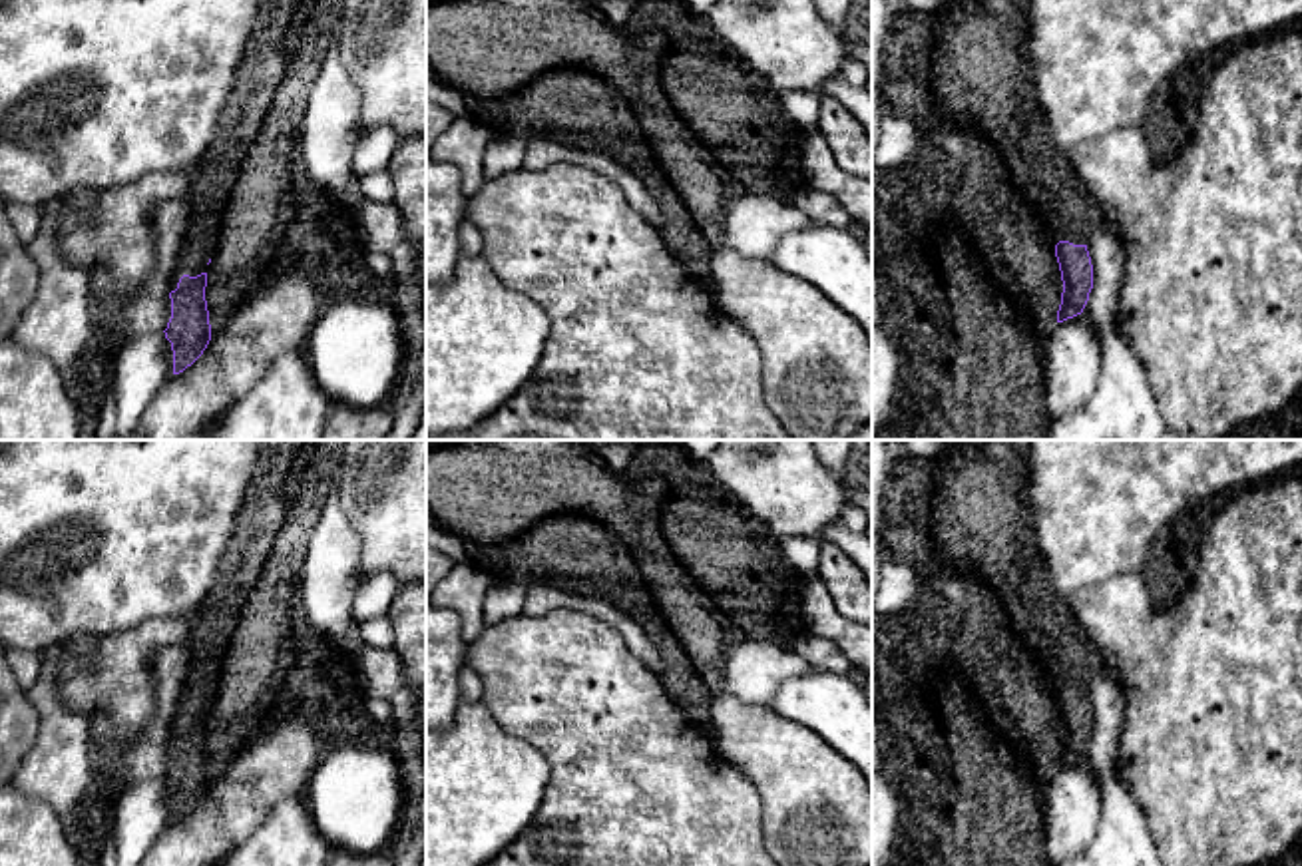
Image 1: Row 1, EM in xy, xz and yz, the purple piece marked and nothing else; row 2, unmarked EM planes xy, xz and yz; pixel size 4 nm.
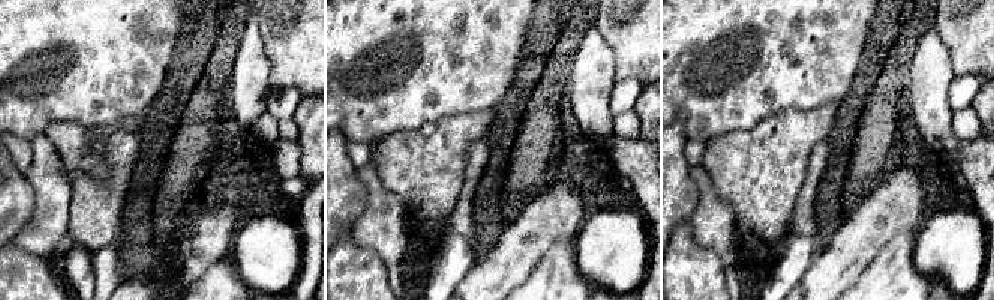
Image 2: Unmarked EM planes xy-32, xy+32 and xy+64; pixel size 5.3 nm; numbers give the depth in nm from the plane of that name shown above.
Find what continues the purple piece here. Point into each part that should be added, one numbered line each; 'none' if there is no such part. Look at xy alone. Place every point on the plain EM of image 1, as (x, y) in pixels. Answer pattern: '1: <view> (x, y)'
1: xy (265, 504)

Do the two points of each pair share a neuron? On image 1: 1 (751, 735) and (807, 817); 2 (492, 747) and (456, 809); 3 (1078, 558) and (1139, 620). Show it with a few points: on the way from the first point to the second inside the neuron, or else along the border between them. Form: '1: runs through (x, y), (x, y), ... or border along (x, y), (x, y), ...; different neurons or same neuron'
1: runs through (771, 755), (807, 791), (807, 797); same neuron
2: runs through (476, 763), (474, 783), (464, 793); same neuron
3: border along (1139, 572), (1109, 576), (1078, 590), (1070, 598); different neurons

